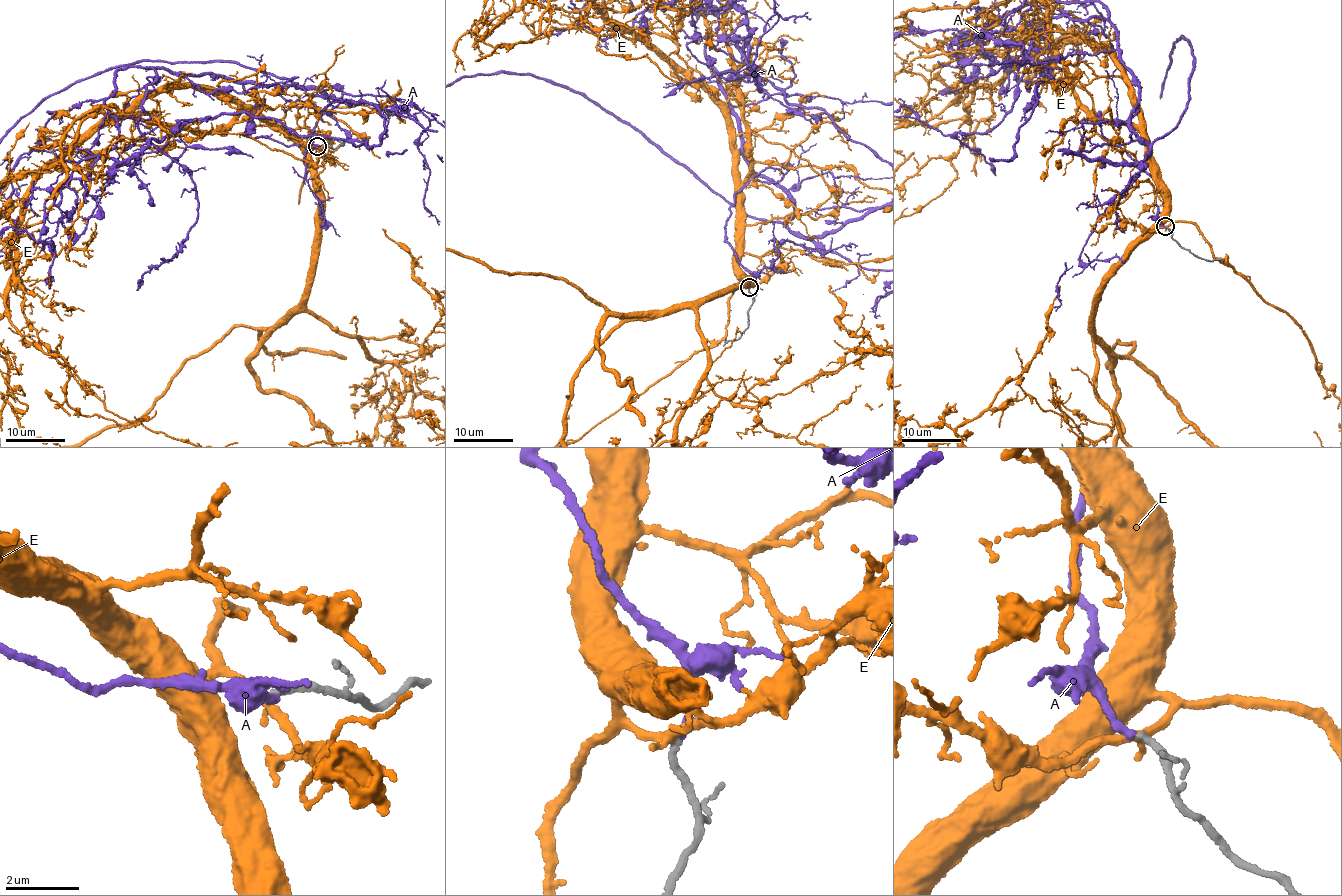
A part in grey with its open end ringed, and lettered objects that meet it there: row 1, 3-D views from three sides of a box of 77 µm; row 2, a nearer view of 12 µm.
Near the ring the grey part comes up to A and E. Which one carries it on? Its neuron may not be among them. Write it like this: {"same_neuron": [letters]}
{"same_neuron": ["A"]}

